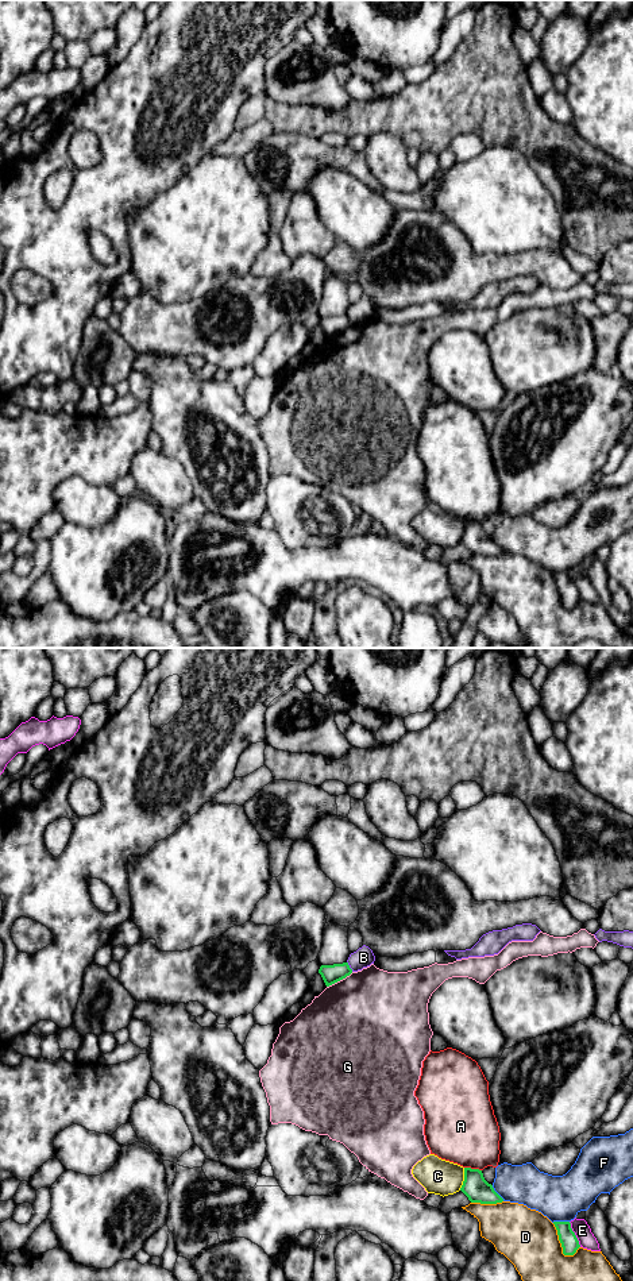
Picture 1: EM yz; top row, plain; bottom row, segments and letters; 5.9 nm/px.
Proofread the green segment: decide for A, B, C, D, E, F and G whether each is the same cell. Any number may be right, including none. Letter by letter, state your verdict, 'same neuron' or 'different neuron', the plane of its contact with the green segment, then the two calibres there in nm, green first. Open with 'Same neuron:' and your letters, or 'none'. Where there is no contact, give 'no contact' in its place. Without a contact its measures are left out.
Same neuron: none
A: different neuron | yz | 150/420 nm
B: different neuron | yz | 110/120 nm
C: different neuron | yz | 150/220 nm
D: different neuron | yz | 110/340 nm
E: different neuron | yz | 110/100 nm
F: different neuron | yz | 110/280 nm
G: different neuron | yz | 110/500 nm

